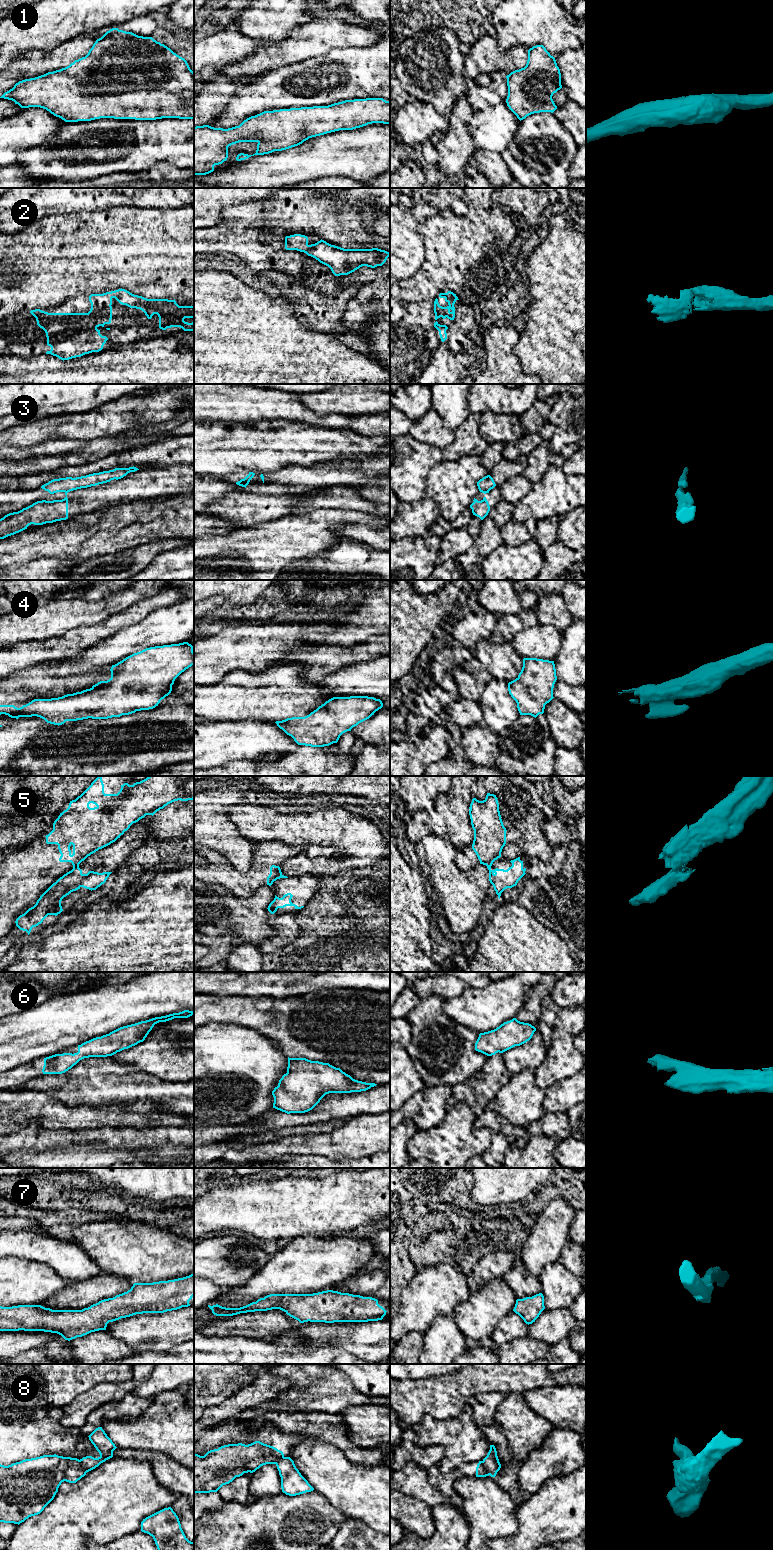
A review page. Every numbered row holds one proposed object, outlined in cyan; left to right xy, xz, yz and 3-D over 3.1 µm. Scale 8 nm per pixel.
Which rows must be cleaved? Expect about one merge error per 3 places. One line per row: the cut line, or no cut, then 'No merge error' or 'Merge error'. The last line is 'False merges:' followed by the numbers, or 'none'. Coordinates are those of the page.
1: No split. No merge error
2: No split. No merge error
3: Split along xz (263, 476), (261, 478). Merge error
4: No split. No merge error
5: Split along xy (80, 861), (73, 867). Merge error
6: No split. No merge error
7: No split. No merge error
8: Split along yz (481, 1461), (489, 1474). Merge error
False merges: 3, 5, 8

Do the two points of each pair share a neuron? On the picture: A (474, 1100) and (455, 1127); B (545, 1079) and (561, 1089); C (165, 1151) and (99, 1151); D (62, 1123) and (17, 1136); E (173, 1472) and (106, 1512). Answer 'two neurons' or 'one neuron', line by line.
A: two neurons
B: two neurons
C: one neuron
D: two neurons
E: two neurons

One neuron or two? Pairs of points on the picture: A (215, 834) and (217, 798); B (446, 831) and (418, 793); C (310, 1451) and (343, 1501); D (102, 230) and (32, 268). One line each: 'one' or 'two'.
A: one
B: two
C: one
D: one

